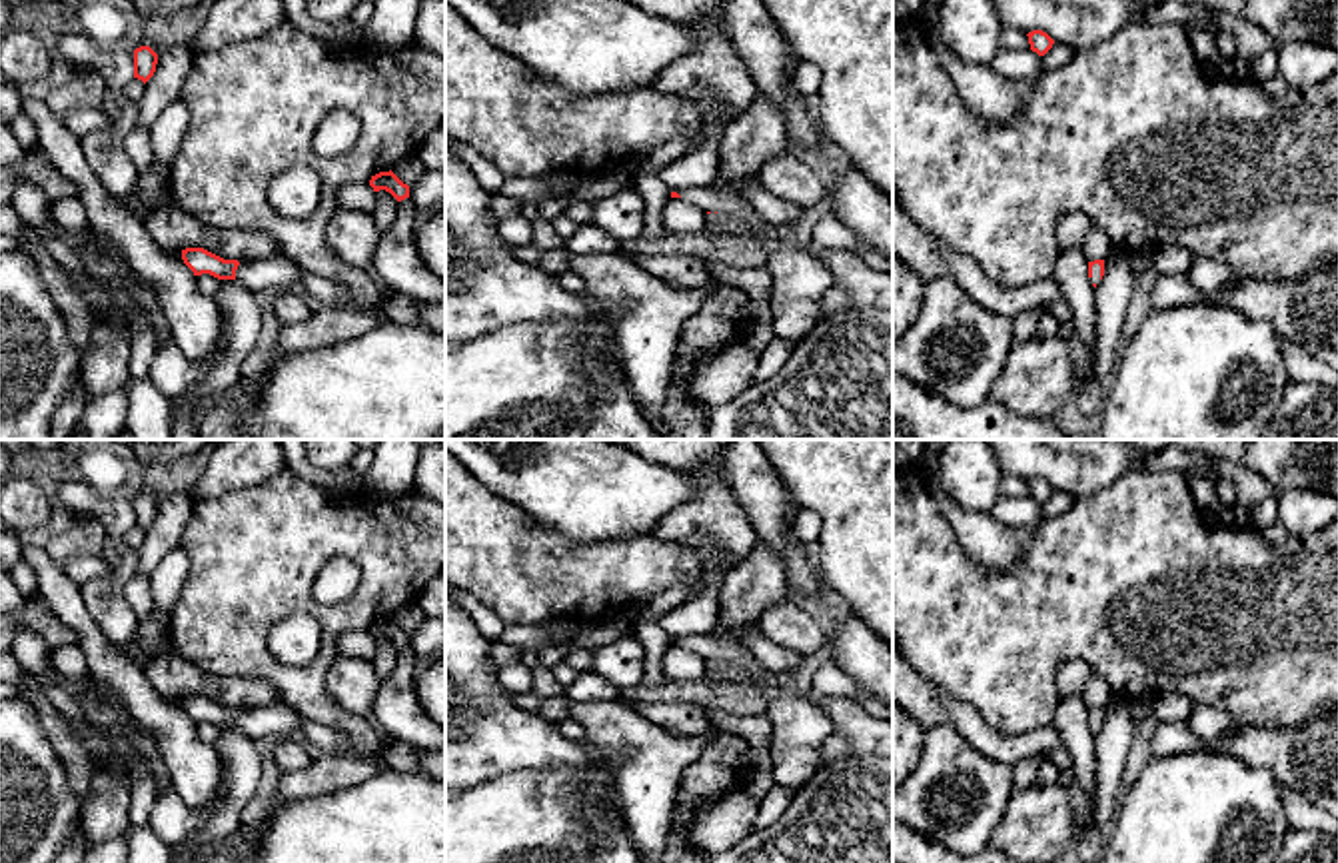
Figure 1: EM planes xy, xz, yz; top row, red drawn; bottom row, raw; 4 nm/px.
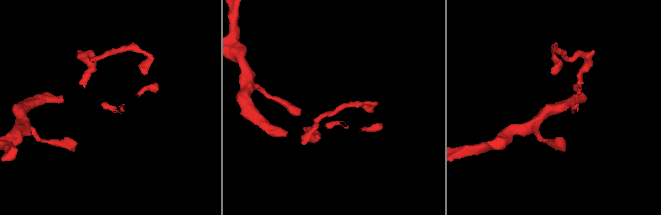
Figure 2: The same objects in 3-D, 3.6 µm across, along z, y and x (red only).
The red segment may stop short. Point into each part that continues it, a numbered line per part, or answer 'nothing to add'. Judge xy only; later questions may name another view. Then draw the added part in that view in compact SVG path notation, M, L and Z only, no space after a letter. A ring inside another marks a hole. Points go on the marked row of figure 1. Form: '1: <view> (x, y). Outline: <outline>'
1: xy (274, 272). Outline: M268 258L258 262L240 262L236 280L256 294L264 288L300 288L304 272L306 270L294 260Z

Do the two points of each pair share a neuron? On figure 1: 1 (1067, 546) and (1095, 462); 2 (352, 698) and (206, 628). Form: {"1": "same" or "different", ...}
{"1": "different", "2": "different"}

